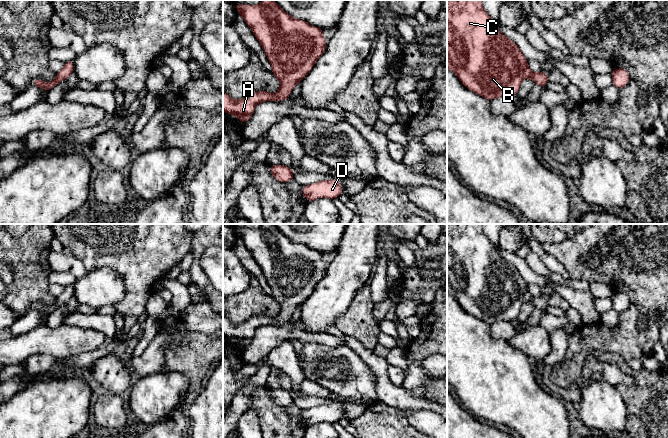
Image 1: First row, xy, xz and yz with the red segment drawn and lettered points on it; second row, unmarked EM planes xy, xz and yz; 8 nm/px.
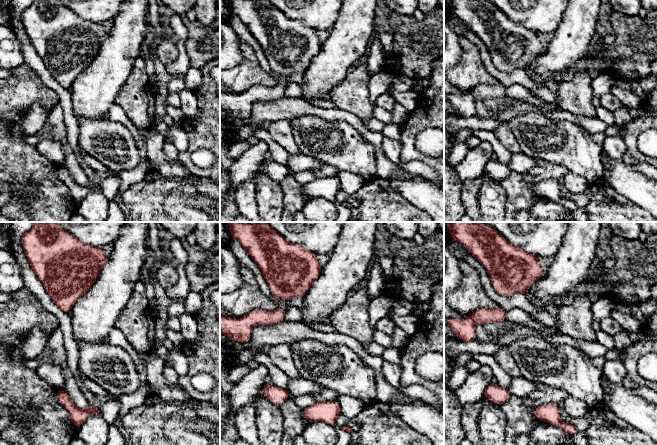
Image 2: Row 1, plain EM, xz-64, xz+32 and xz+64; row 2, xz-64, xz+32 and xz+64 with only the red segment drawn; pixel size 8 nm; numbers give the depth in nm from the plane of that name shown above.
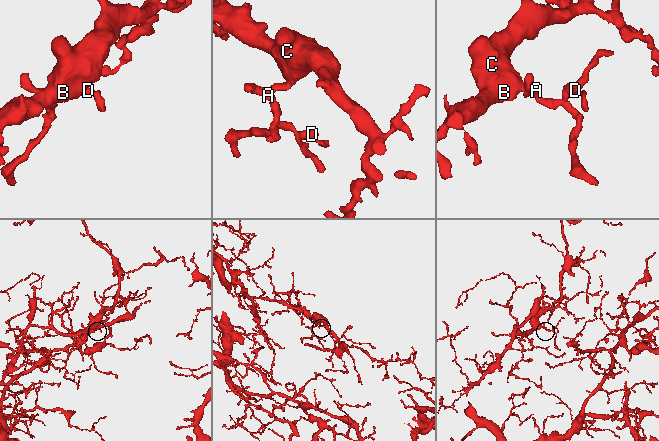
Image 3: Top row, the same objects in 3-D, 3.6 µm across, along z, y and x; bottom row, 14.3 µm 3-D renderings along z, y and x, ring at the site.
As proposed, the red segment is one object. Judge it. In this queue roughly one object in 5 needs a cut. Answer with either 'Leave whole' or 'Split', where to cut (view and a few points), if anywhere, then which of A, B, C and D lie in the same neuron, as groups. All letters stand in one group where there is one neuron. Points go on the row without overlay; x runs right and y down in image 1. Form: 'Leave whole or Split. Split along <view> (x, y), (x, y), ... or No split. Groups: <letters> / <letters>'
Leave whole. No split. Groups: A B C D

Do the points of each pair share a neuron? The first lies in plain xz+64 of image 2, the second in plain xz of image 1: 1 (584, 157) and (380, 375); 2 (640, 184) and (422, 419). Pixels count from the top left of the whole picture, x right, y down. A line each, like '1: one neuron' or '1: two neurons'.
1: two neurons
2: one neuron

